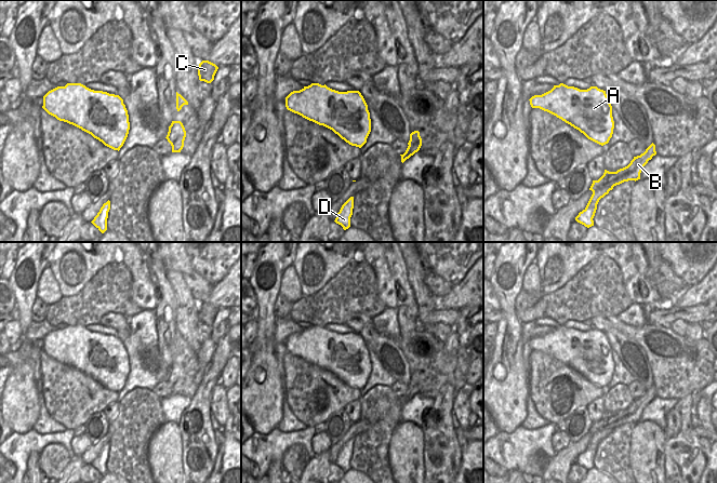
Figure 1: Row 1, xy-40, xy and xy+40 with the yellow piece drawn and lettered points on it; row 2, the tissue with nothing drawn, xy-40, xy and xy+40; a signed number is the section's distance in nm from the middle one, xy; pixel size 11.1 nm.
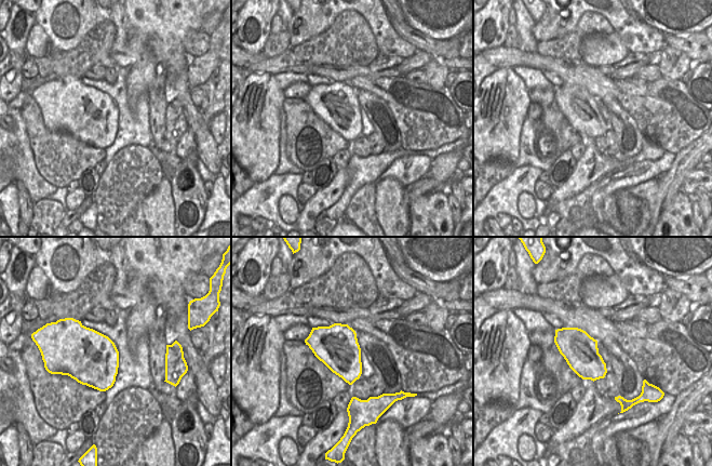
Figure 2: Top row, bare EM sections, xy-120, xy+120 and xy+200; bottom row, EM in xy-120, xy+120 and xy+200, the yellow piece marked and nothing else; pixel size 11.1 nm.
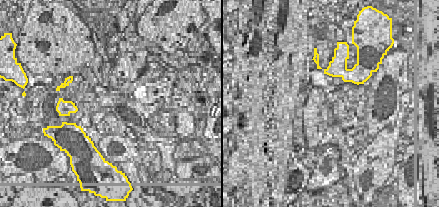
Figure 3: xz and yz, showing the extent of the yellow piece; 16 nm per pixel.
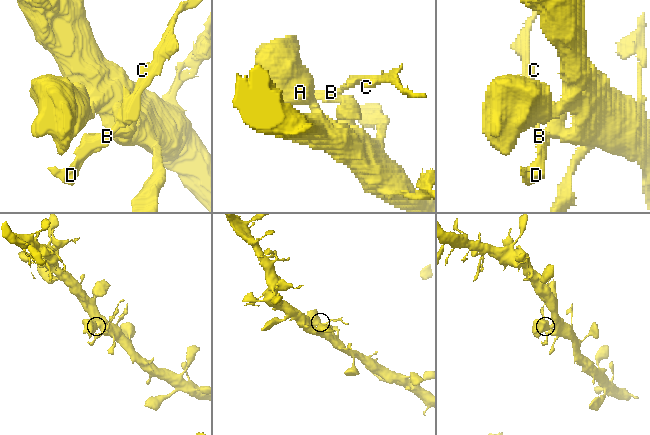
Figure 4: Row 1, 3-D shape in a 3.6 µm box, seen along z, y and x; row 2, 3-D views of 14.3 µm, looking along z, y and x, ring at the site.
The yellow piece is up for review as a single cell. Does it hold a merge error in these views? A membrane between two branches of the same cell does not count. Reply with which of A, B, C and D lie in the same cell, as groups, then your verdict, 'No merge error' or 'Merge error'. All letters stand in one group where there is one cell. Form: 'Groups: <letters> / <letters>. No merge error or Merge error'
Groups: A B C D. No merge error.

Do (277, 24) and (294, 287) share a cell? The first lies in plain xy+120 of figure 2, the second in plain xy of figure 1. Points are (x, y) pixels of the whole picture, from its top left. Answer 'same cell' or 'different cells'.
same cell

